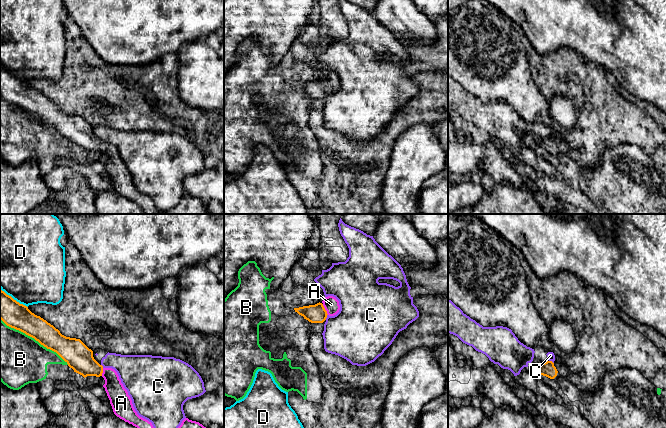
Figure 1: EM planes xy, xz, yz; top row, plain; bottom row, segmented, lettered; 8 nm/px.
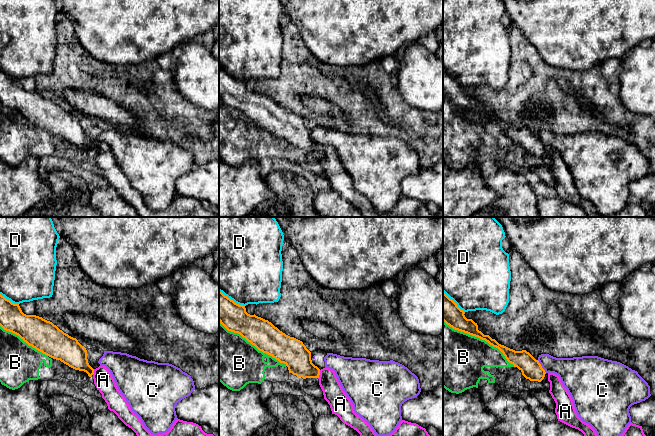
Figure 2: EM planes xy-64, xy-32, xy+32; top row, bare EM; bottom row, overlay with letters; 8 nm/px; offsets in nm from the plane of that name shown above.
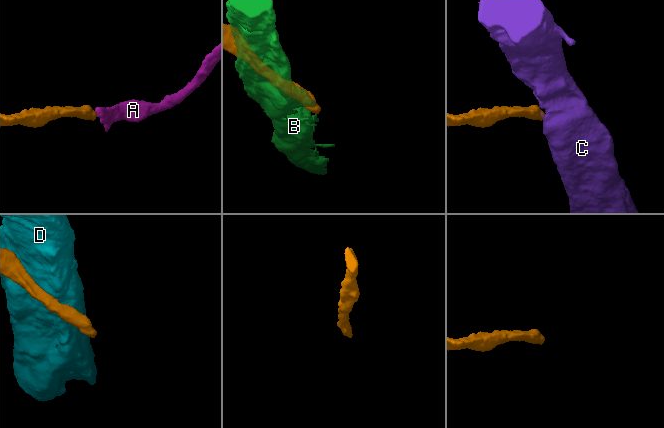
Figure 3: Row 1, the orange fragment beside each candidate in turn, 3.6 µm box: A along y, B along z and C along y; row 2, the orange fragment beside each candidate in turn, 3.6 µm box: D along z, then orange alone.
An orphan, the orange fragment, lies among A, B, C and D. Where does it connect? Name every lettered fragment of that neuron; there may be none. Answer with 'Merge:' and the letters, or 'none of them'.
Merge: A

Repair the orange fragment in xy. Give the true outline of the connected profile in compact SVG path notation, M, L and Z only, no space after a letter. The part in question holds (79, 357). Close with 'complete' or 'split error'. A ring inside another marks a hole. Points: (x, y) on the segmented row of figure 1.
M0 288L0 319L9 327L19 330L34 338L41 345L56 352L74 372L87 376L102 376L105 380L103 387L110 400L114 414L120 419L132 424L137 428L154 428L152 423L140 417L135 411L132 400L124 388L117 372L112 368L104 368L93 357L93 351L89 349L80 339L70 338L62 335L58 329L48 323L40 316L32 313L27 306L20 304Z; split error

